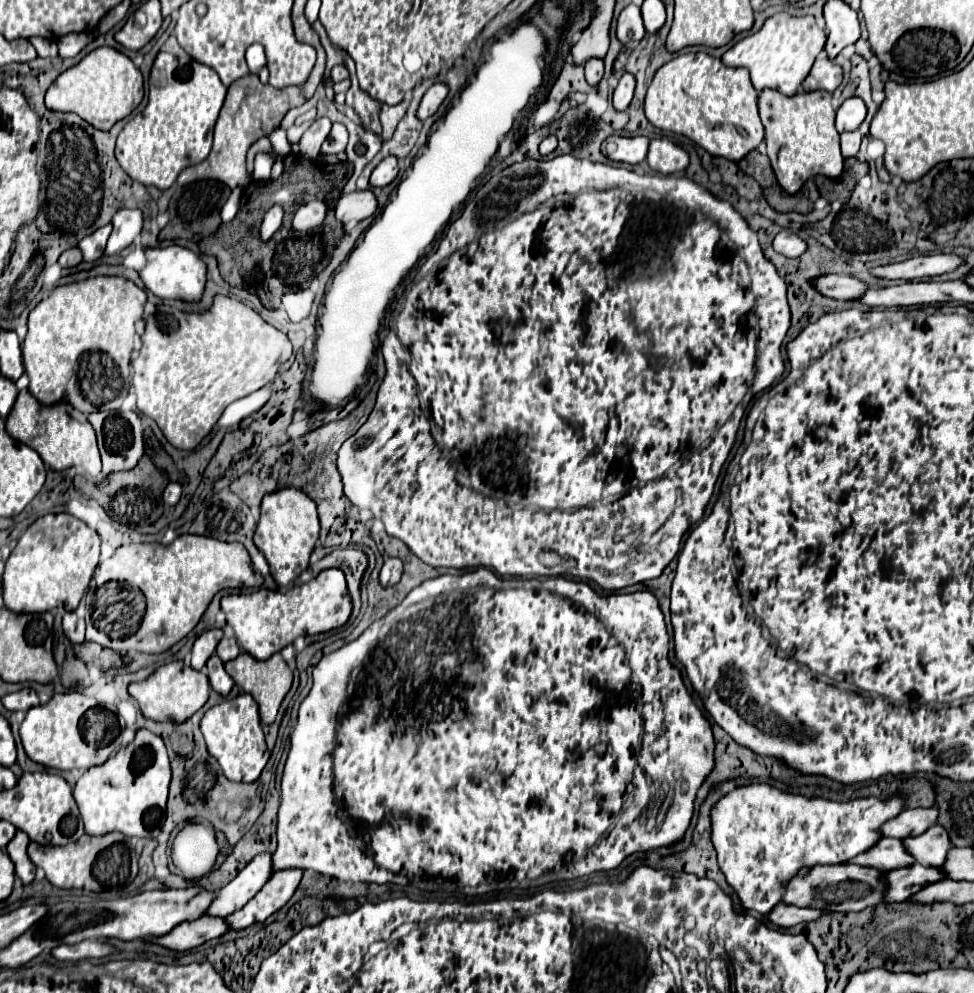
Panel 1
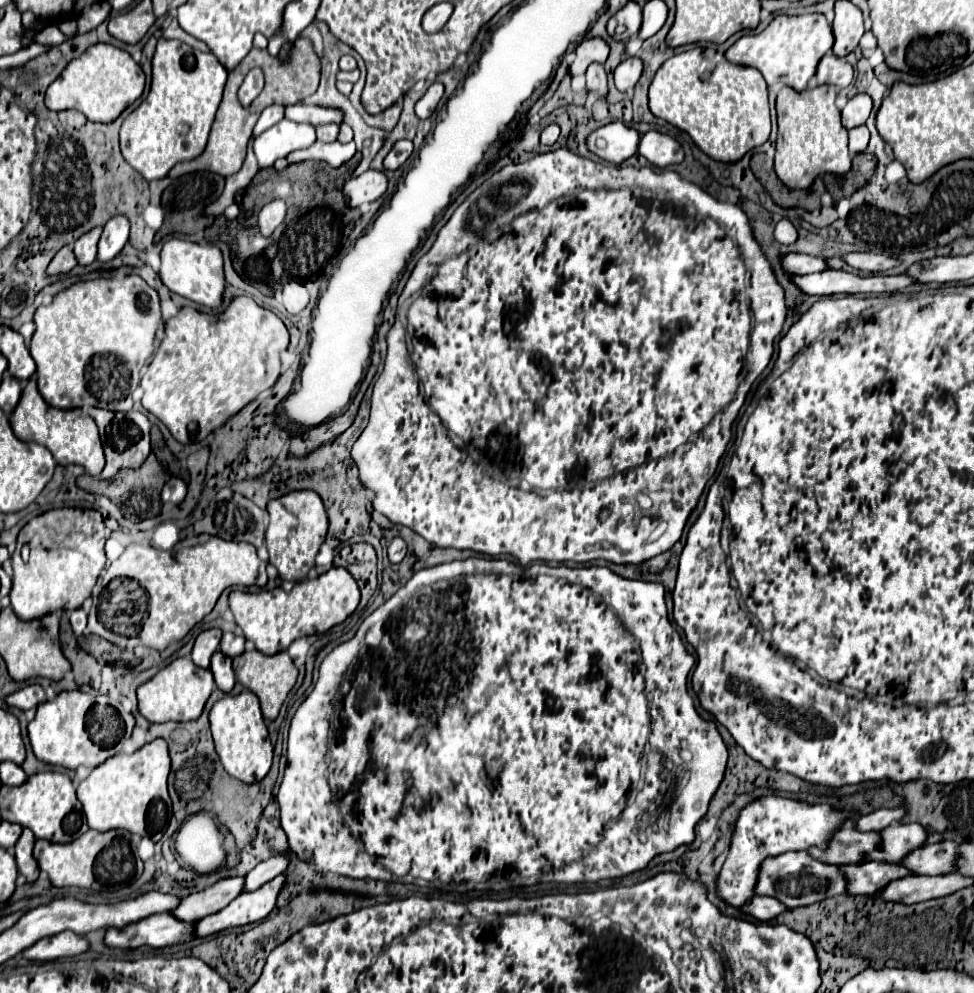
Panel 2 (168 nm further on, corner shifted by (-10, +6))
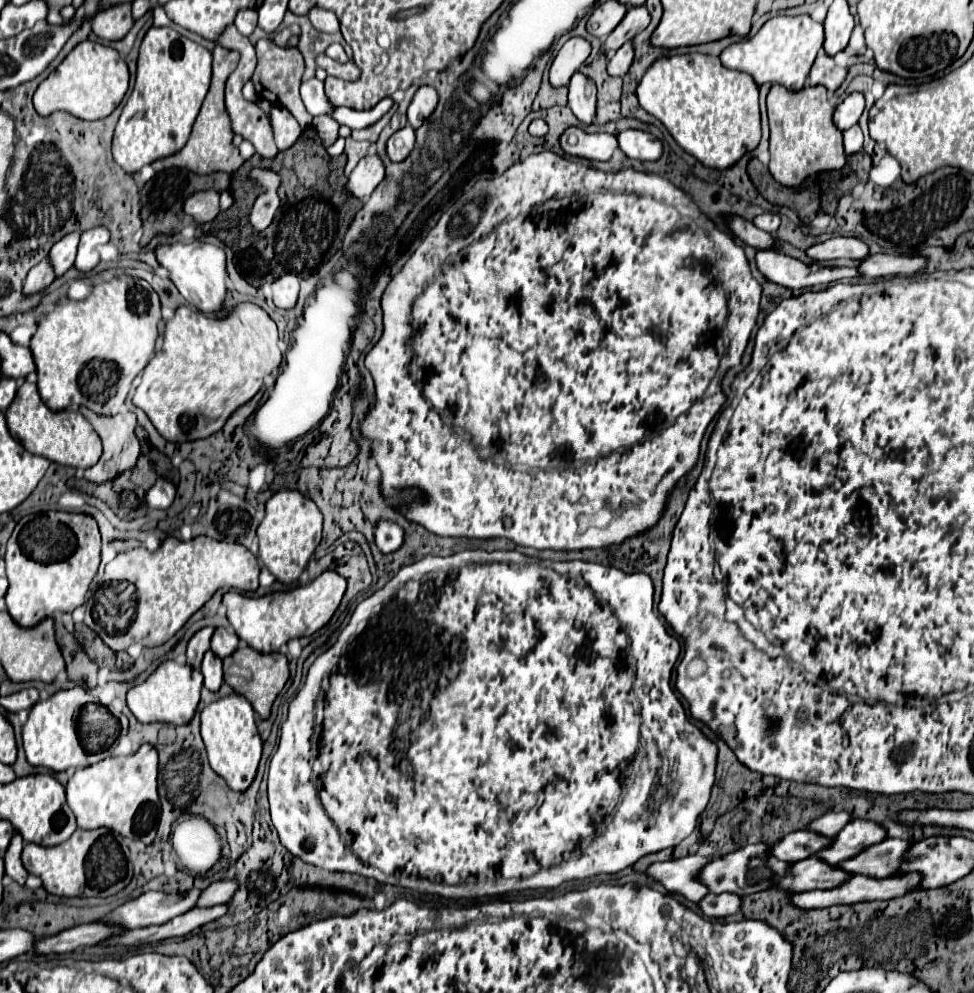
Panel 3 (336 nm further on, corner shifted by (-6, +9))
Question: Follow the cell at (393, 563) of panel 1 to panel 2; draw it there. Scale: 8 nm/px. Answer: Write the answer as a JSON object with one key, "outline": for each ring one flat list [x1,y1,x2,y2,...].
{"outline":[[394,538,388,544,388,558,392,564,400,564,406,556,406,542,402,538]]}

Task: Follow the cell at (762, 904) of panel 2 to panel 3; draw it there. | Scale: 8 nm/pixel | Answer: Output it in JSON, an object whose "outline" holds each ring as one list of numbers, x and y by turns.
{"outline":[[708,893,704,899,700,899,698,907,706,917,726,917,738,913,740,897,732,893,720,893,720,895]]}

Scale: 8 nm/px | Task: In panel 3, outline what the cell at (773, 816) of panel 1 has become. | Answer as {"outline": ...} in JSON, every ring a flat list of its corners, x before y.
{"outline":[[686,855,664,863,652,863,644,875,664,885,670,893,684,895,688,901,698,903,708,893,708,889,698,881,698,873,706,861,708,859,702,855]]}

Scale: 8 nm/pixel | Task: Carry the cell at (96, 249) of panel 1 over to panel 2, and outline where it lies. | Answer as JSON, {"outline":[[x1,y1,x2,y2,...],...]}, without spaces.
{"outline":[[92,228,84,236,80,236,74,244,74,254,78,258,78,264,92,264,96,260,96,242,100,240,104,228]]}

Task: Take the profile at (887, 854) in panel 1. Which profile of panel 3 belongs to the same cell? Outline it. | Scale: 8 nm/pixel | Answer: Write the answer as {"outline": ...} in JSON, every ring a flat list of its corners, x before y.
{"outline":[[800,829,800,831,784,835,778,843,774,843,772,855,776,855,776,859,780,859,780,861,794,863,794,861,806,859,810,855,810,851,820,851,828,845,830,845,828,837,822,837,808,829]]}

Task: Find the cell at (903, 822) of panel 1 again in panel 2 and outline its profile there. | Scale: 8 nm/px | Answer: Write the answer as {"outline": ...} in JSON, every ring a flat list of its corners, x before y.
{"outline":[[882,808,882,810,876,810,872,814,866,814,866,816,858,818,858,830,862,830,862,832,868,832,868,830,880,832,880,830,884,830,884,826,890,826,894,822,900,824,904,820,904,814,906,814,904,808,892,808,892,810]]}

